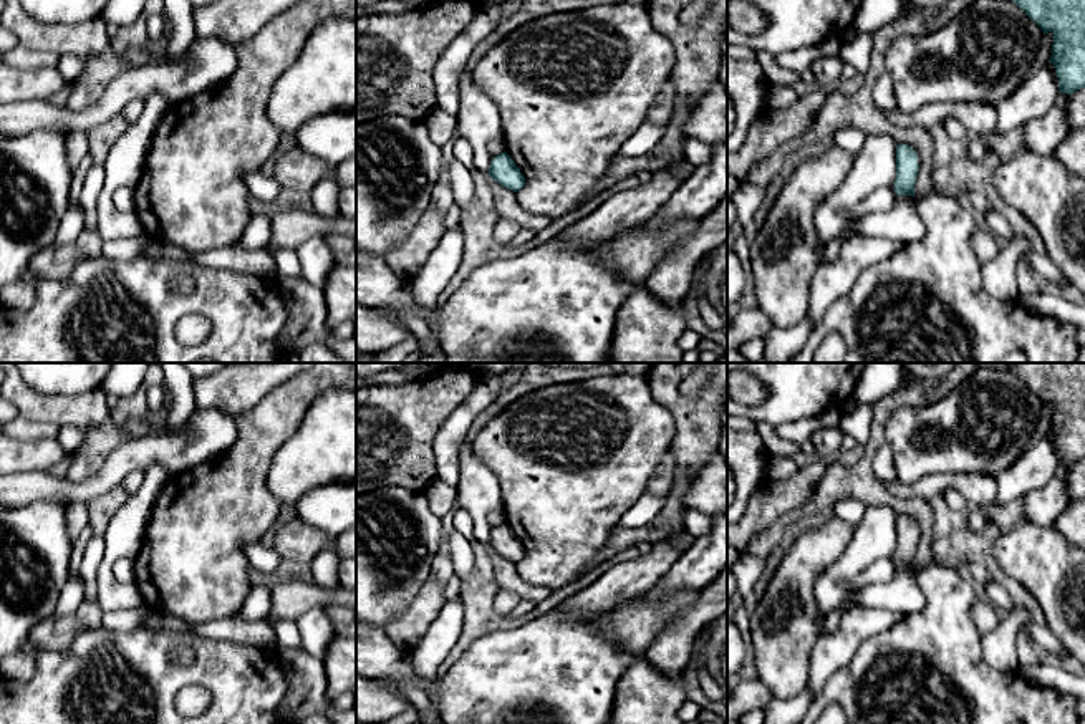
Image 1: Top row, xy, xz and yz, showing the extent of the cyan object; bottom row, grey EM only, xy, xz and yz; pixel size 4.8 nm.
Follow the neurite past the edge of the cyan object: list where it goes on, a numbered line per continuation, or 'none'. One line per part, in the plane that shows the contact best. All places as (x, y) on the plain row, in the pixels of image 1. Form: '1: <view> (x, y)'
none

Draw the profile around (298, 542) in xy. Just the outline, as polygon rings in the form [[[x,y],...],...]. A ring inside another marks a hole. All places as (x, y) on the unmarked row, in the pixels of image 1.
[[[295,517],[277,530],[273,550],[283,560],[310,565],[330,542],[331,538],[323,530]]]

